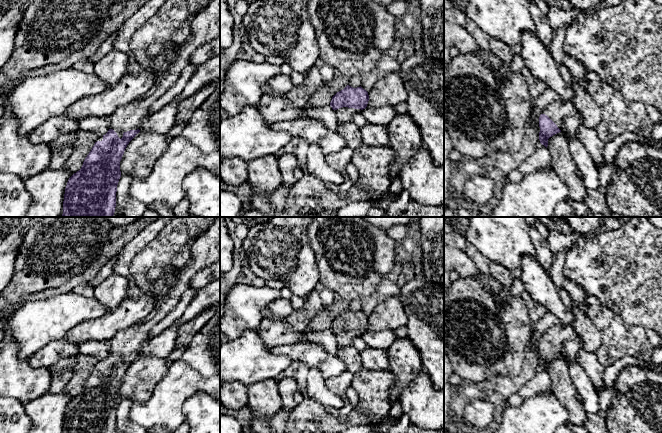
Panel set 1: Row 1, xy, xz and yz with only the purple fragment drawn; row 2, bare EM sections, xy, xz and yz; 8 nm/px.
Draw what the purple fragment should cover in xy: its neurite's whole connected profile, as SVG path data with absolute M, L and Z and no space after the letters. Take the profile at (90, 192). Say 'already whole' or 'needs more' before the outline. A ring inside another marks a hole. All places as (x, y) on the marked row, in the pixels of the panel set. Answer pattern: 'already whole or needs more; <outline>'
needs more; M211 0L191 20L190 34L176 60L157 83L155 92L120 106L110 116L110 129L98 137L79 171L68 180L62 217L113 217L121 177L120 161L129 142L140 132L152 104L163 96L189 64L192 53L220 36L220 0Z

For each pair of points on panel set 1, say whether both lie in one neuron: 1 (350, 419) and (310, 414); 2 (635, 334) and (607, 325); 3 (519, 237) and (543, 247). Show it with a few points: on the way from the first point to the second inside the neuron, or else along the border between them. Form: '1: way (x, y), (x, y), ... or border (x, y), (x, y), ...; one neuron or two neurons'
1: way (340, 422), (320, 422); one neuron
2: way (628, 334), (618, 334), (614, 330); one neuron
3: border (528, 227), (528, 233), (536, 257); two neurons

